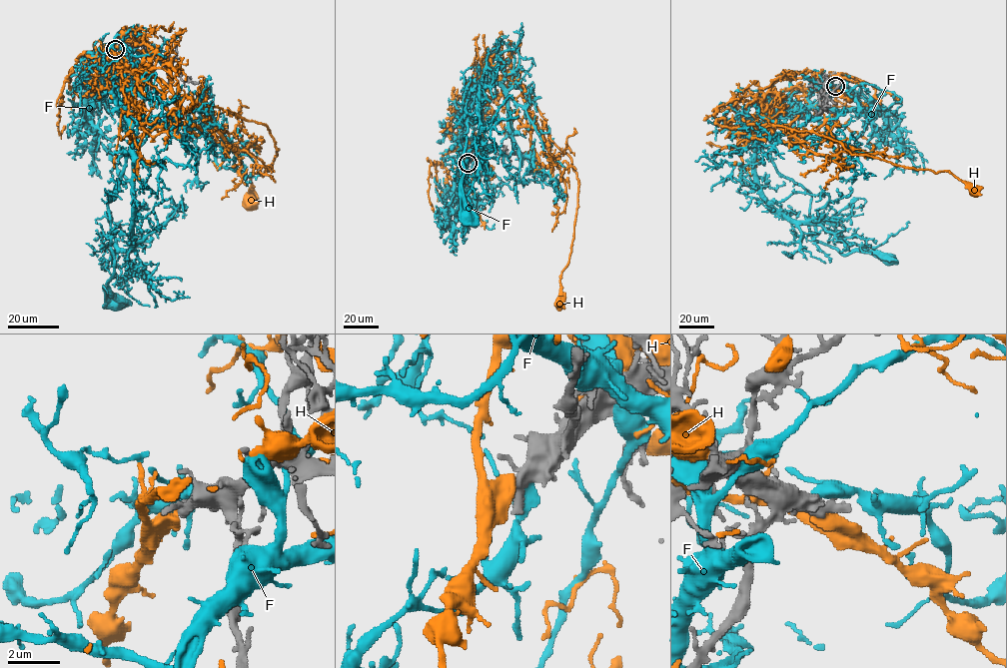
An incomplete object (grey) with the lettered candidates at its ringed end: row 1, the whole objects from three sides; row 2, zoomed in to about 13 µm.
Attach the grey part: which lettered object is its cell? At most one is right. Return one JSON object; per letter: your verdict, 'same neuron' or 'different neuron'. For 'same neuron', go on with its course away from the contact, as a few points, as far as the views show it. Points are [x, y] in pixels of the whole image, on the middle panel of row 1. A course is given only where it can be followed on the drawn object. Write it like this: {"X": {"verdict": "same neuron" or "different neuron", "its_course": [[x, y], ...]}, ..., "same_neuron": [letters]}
{"F": {"verdict": "different neuron"}, "H": {"verdict": "different neuron"}, "same_neuron": []}

